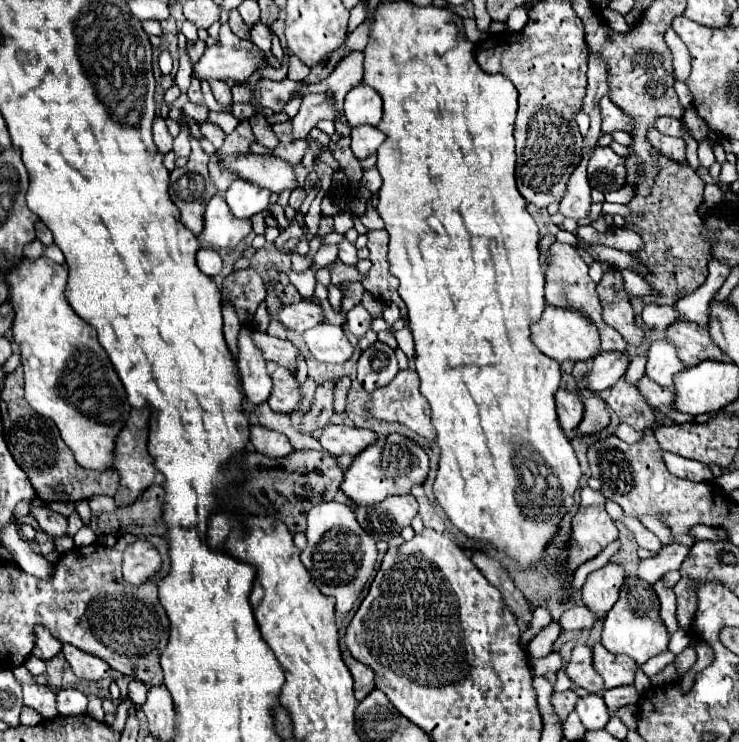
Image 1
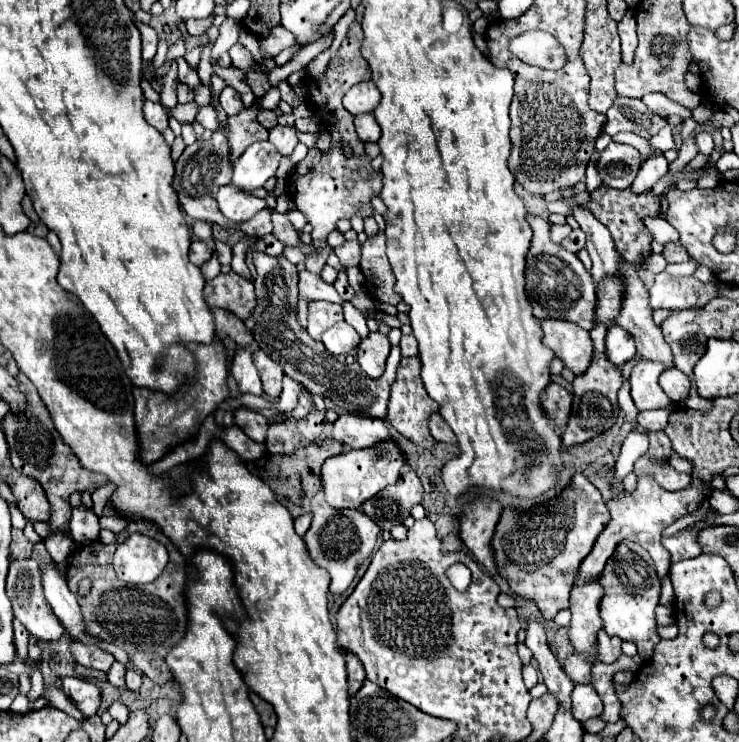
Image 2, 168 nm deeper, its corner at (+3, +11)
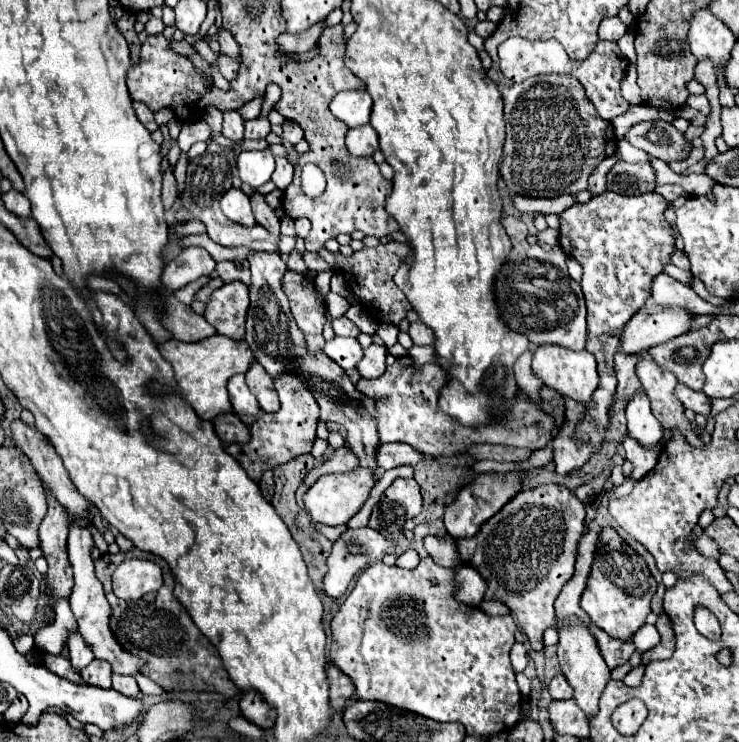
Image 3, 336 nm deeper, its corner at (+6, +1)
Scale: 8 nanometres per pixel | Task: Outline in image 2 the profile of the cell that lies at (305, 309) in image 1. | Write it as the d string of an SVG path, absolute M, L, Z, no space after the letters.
M312 302L310 310L308 310L308 334L318 340L320 334L334 326L336 322L344 320L344 310L340 304L332 304L332 302Z

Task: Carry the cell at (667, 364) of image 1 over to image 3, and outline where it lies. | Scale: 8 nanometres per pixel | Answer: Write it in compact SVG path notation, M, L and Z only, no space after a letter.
M645 392L633 394L627 404L627 430L639 444L653 444L663 438L661 424L651 412L651 402Z

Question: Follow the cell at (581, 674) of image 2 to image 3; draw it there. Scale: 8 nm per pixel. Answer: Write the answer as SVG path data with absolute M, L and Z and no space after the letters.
M557 674L551 682L549 682L549 694L555 700L567 700L573 696L573 688L569 686L569 682L563 678L563 674Z

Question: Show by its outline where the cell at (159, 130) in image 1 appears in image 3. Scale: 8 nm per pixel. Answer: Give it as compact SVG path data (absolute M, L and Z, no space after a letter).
M133 102L133 108L135 108L135 114L137 114L137 118L143 122L143 126L147 128L147 130L151 130L151 132L155 132L159 126L157 126L157 122L155 122L155 114L143 104L143 102Z

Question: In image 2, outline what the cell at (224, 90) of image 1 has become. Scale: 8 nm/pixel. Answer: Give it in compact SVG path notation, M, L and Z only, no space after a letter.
M226 86L226 88L222 90L222 94L220 94L220 104L222 104L222 108L226 110L228 116L244 110L244 104L242 104L242 100L240 100L240 94L238 94L234 88L230 88L230 86Z

